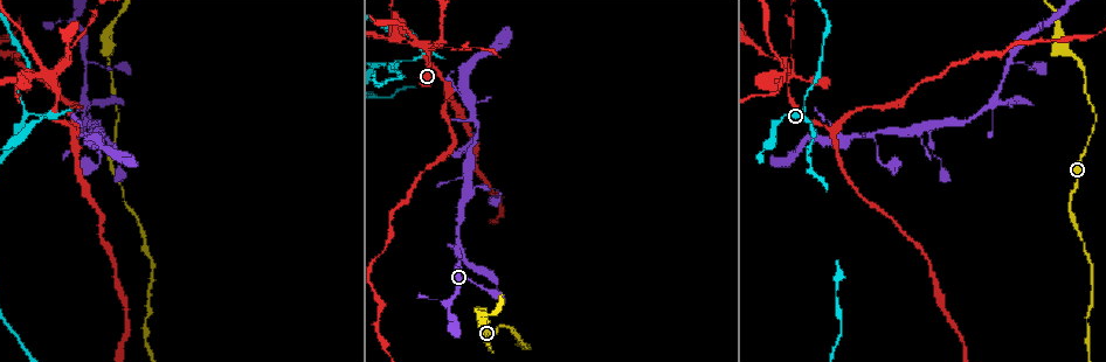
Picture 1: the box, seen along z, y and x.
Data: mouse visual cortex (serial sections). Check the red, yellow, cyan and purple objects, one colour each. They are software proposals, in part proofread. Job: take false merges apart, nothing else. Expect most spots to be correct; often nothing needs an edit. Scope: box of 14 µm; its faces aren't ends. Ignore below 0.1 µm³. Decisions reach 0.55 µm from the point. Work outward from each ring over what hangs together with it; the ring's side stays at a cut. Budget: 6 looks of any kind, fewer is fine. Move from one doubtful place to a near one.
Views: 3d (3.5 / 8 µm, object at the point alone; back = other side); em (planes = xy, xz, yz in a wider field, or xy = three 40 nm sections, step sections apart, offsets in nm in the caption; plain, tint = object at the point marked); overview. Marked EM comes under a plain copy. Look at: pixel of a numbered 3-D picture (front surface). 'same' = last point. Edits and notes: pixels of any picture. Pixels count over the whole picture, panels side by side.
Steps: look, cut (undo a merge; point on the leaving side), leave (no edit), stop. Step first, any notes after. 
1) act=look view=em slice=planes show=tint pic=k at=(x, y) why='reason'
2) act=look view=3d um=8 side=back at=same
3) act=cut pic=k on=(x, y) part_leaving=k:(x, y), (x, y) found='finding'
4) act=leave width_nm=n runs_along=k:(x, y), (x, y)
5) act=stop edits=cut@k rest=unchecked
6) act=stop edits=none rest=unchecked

act=look view=3d um=3.5 pic=1 at=(788, 78) why='arms run side by side'

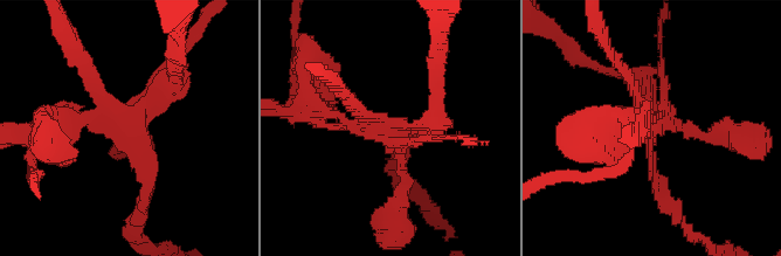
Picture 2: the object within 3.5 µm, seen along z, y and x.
act=look view=em slice=xy step=3 show=tint pic=2 at=(657, 125)

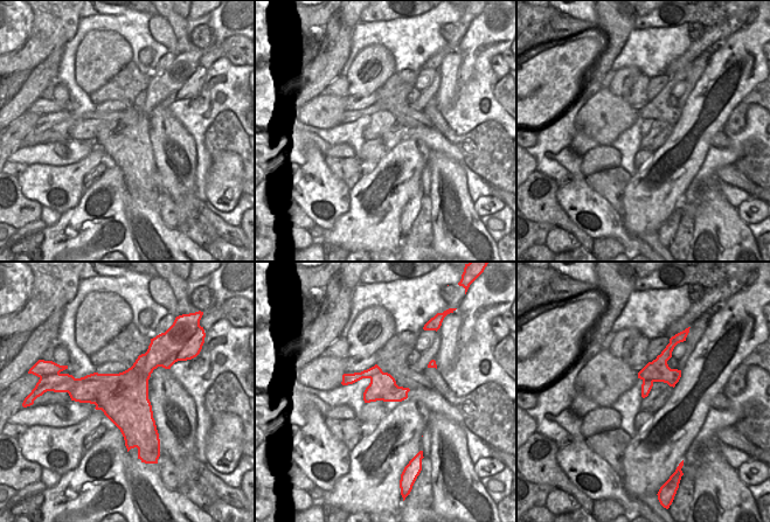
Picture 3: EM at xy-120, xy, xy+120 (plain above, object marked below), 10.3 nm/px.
act=cut pic=2 on=(596, 139) border=3:(80, 378), (68, 392) found='two cells meet here'

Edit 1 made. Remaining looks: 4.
act=look view=overview why='redraw'

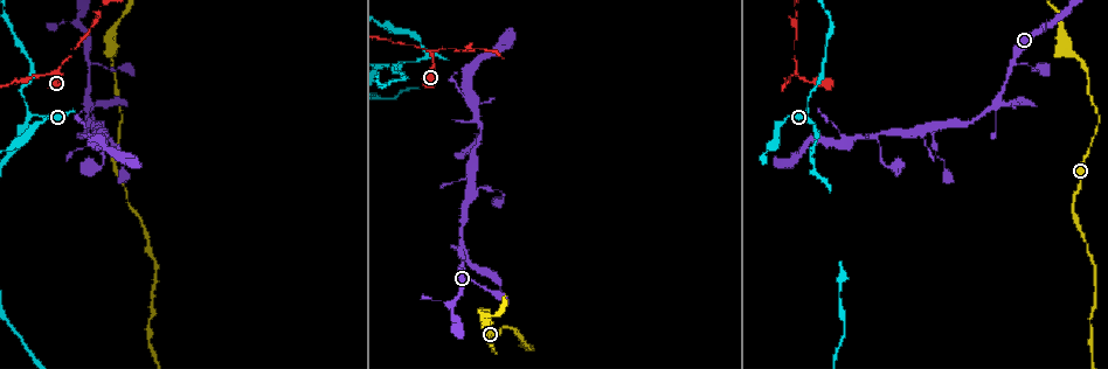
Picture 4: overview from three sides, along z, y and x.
act=look view=3d um=8 pic=4 at=(1000, 99) why='side arm on a straight run'

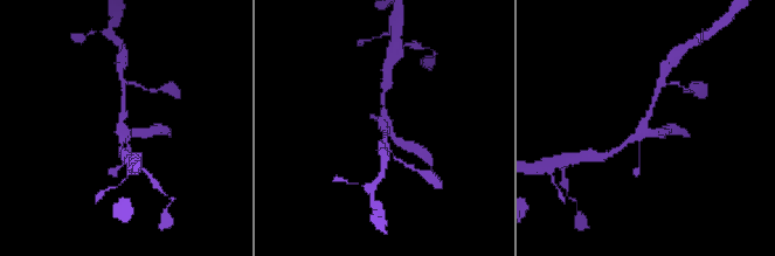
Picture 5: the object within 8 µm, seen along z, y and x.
act=look view=3d um=3.5 pic=5 at=(646, 126) why='closer look'

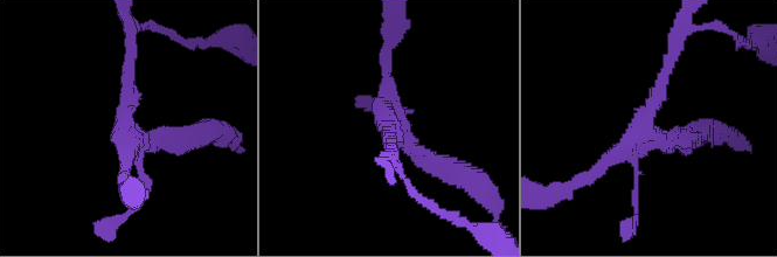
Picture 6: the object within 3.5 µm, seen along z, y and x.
act=look view=em slice=xy step=1 show=tint pic=6 at=(122, 123) why='now the EM'

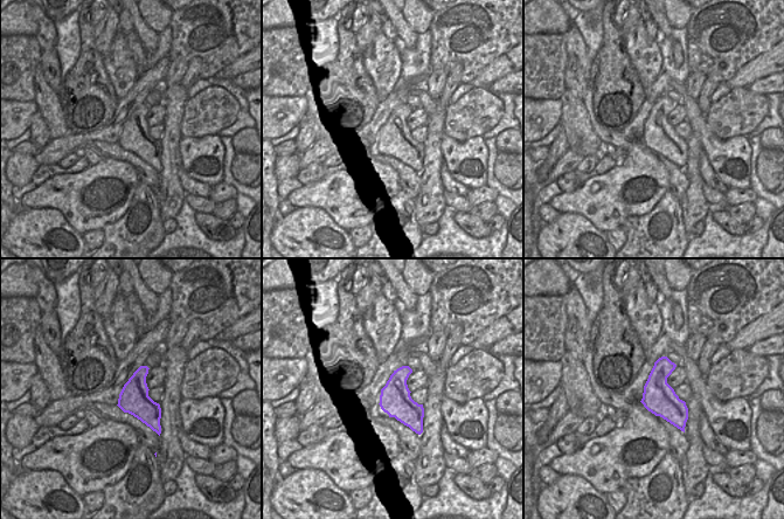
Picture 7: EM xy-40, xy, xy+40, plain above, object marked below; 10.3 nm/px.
act=leave runs_along=6:(673, 51), (644, 123), (587, 176) found='one cell here'

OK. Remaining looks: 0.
act=stop edits=cut@2 rest=unchecked

